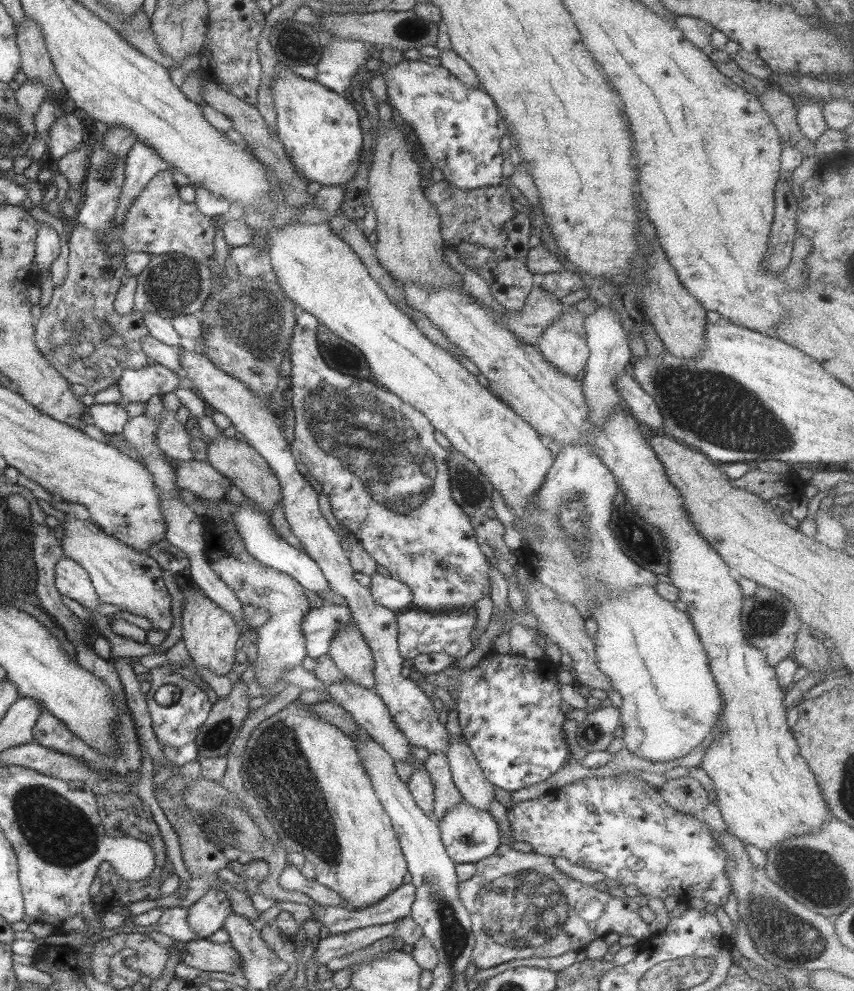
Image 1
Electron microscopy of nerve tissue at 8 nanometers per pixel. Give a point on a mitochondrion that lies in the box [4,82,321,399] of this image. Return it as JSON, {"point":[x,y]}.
{"point":[80,333]}

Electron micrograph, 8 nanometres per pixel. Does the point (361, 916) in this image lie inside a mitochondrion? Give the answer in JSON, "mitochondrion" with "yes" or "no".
{"mitochondrion":"no"}

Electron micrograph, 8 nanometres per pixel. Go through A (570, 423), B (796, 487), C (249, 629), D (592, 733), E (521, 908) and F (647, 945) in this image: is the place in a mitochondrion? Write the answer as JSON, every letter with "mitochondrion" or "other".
{"A":"other","B":"other","C":"other","D":"mitochondrion","E":"mitochondrion","F":"other"}

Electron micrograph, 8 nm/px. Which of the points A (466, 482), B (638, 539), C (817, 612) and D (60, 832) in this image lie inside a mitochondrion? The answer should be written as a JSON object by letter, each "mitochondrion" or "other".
{"A":"mitochondrion","B":"mitochondrion","C":"other","D":"mitochondrion"}

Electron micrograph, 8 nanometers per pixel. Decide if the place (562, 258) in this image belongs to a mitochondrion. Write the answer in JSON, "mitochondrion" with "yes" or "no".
{"mitochondrion":"no"}

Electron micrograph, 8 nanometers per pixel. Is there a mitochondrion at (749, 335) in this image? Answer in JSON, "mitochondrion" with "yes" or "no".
{"mitochondrion":"no"}

